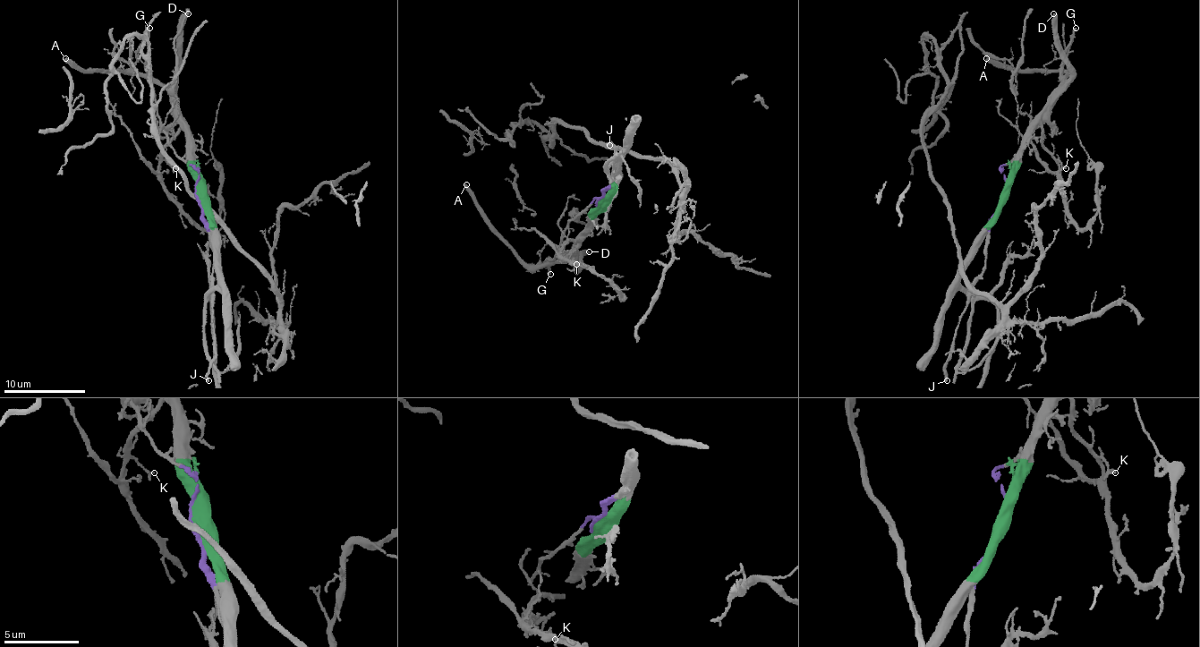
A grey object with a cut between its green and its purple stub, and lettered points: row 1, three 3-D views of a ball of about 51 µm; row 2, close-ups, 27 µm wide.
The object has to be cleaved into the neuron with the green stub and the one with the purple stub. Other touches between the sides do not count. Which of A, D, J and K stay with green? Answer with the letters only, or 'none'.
A, D, K

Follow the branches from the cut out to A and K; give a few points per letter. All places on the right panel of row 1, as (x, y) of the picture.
A: (1002, 196), (1010, 166), (1028, 125), (1068, 74), (1059, 70), (1010, 70), (986, 58)
K: (1002, 196), (1010, 166), (1020, 153), (1023, 141), (1039, 125), (1045, 147), (1065, 167)

